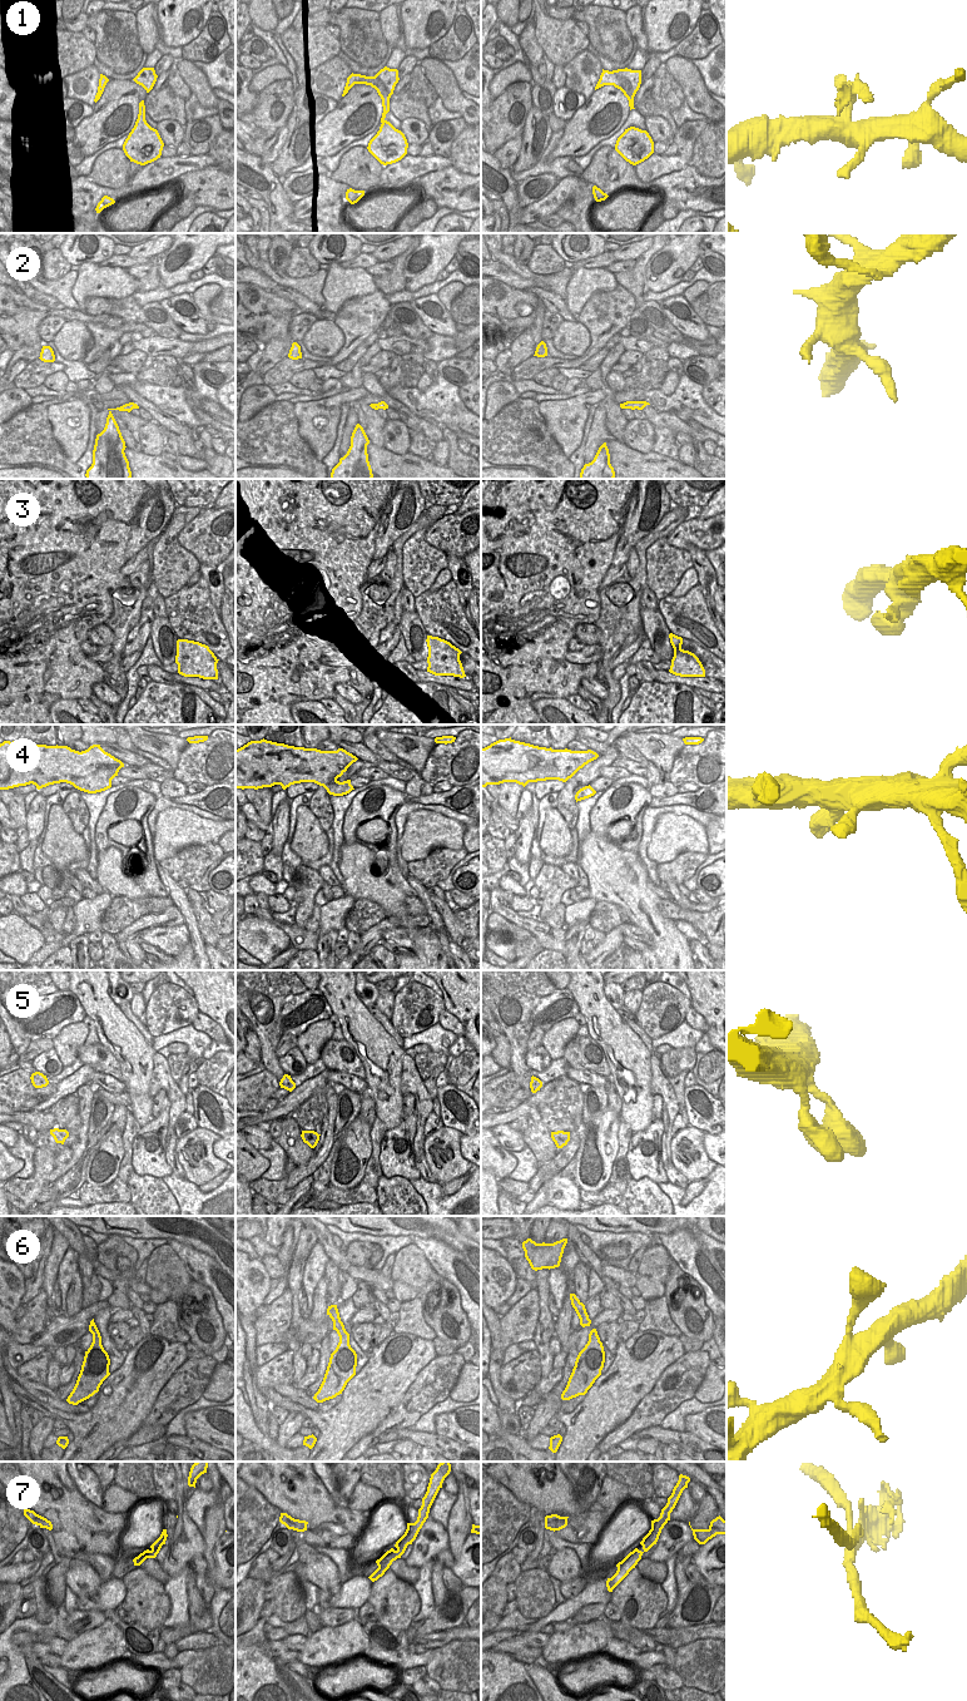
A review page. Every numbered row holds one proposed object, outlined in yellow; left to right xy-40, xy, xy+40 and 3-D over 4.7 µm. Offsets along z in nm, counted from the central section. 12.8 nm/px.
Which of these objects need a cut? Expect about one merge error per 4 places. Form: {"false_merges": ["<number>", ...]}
{"false_merges": ["1", "7"]}

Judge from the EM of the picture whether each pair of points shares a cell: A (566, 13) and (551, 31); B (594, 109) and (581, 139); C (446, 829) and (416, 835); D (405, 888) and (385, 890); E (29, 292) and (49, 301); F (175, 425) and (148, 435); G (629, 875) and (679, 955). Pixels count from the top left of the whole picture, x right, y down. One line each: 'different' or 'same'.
A: different
B: same
C: same
D: different
E: same
F: different
G: same

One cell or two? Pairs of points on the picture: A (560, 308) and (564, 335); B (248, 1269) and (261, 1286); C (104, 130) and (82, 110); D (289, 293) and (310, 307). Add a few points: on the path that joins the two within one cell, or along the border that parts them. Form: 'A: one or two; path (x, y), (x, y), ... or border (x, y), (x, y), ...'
A: two; border (564, 319), (576, 321)
B: one; path (248, 1274), (248, 1279), (256, 1285)
C: two; border (94, 104), (93, 110), (75, 127)
D: one; path (294, 296), (305, 305)

